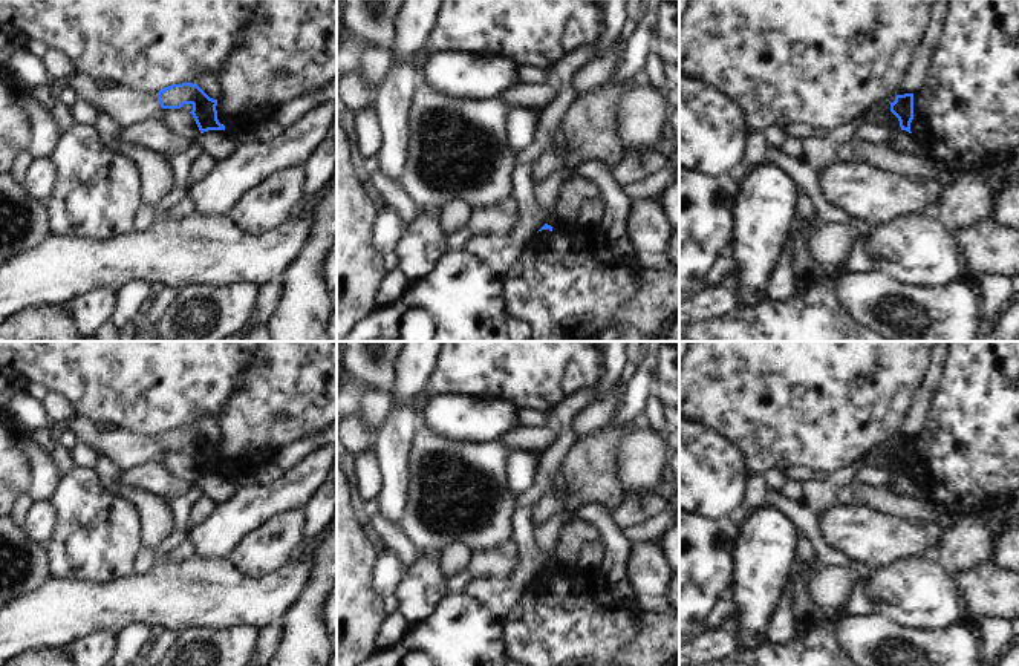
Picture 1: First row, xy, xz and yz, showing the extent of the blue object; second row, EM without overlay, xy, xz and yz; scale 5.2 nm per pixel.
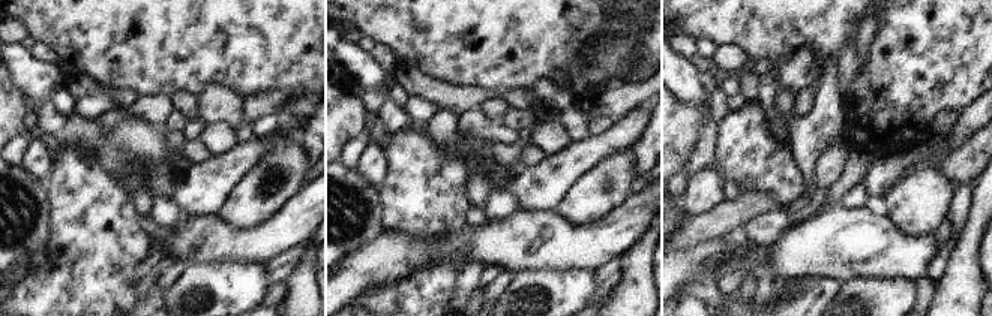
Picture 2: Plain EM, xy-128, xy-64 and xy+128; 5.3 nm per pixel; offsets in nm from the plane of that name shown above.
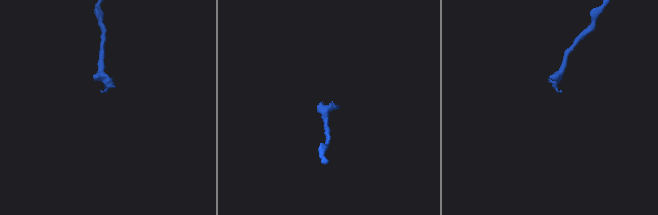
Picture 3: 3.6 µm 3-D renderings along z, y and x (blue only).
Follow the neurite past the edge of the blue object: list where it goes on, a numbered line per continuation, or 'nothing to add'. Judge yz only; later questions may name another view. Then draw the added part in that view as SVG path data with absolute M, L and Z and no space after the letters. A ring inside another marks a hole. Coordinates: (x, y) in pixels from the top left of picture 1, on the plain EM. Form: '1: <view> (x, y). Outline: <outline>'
1: yz (819, 495). Outline: M881 441L866 450L866 453L845 464L843 467L826 473L823 478L800 481L802 499L814 511L816 517L820 517L835 504L835 491L840 485L854 479L854 473L858 465L883 465L881 453L887 446L894 446L895 441Z

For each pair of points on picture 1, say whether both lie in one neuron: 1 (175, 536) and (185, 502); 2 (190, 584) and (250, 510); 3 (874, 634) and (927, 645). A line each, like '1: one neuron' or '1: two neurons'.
1: one neuron
2: two neurons
3: one neuron

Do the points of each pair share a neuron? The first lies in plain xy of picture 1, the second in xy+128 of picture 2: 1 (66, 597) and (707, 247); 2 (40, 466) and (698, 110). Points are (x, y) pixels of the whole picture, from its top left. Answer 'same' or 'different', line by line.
1: same
2: different

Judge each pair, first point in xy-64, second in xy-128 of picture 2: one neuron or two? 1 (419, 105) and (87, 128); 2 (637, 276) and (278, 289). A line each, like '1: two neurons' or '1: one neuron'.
1: two neurons
2: two neurons

